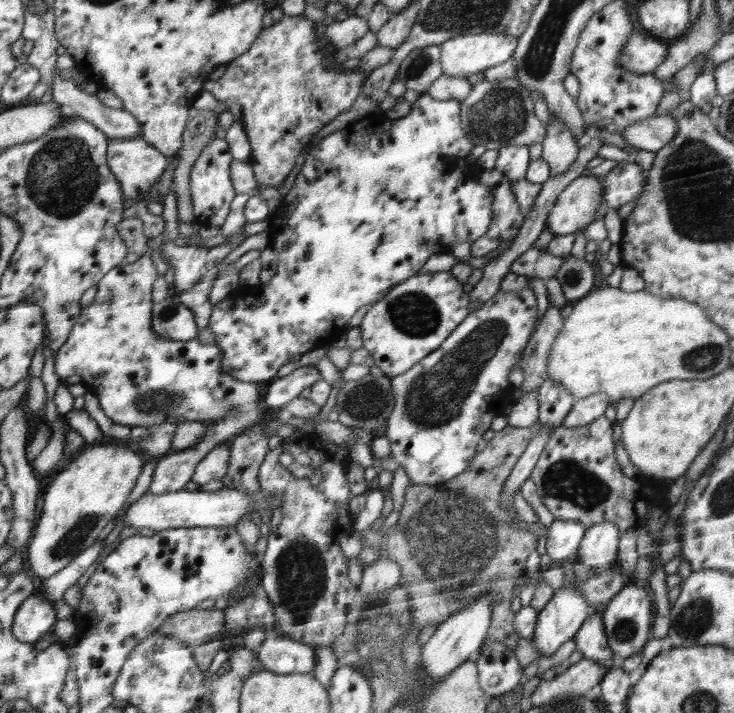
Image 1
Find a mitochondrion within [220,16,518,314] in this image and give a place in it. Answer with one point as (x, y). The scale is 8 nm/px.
(421, 61)

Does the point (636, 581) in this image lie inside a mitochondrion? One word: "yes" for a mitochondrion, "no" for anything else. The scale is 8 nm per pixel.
no

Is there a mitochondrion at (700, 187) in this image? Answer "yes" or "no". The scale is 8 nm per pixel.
yes

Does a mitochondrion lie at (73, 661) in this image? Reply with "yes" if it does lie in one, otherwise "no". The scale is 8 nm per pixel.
no

